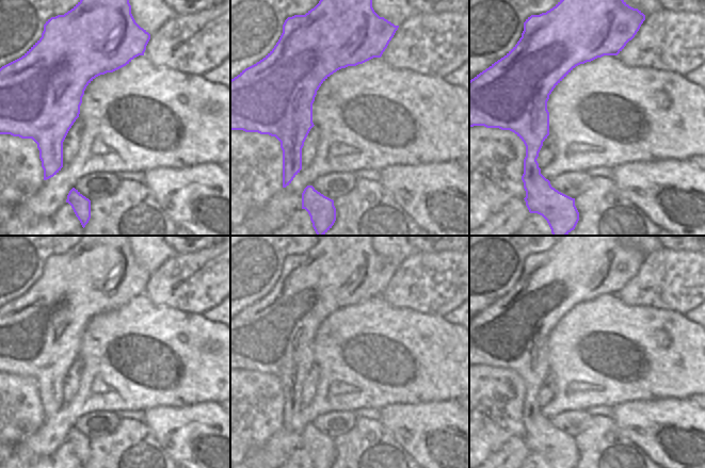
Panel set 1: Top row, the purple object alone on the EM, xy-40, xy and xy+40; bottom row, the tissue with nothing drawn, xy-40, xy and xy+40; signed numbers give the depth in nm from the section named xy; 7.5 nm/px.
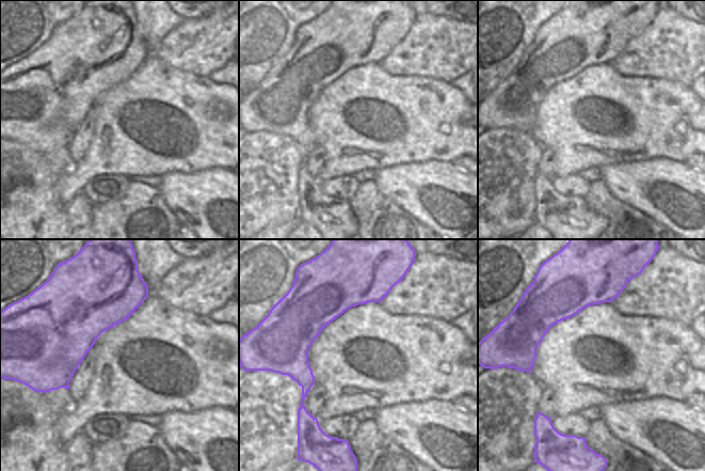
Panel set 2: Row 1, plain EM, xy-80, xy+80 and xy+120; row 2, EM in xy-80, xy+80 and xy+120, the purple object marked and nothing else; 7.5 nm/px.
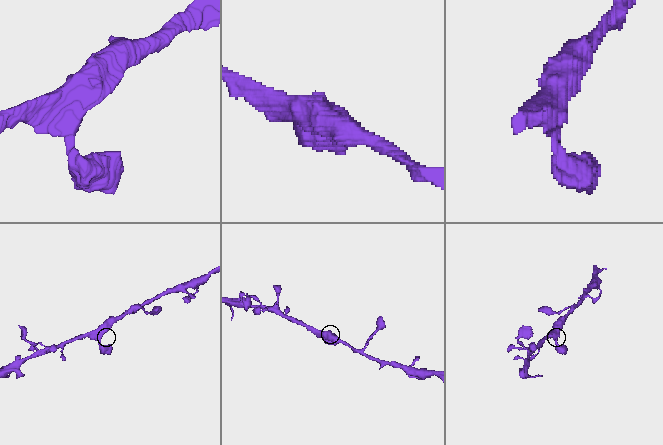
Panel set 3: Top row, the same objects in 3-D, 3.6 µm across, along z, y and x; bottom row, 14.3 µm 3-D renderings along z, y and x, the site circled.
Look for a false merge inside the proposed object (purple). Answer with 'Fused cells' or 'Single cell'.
Single cell.

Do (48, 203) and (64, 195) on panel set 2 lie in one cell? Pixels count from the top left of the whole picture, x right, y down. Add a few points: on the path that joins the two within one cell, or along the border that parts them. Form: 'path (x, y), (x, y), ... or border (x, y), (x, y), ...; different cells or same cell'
border (63, 173), (57, 182), (57, 193), (64, 208); different cells

